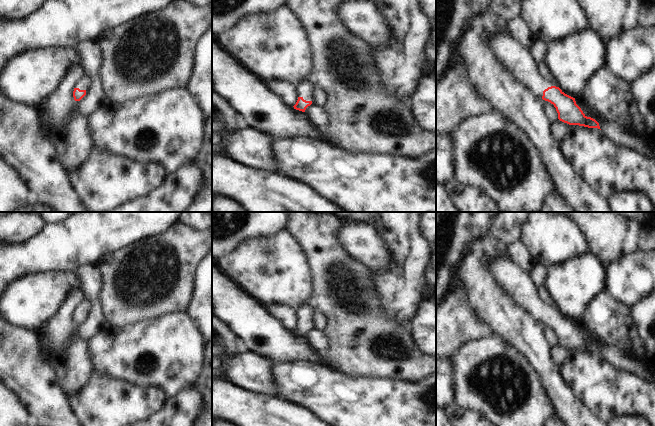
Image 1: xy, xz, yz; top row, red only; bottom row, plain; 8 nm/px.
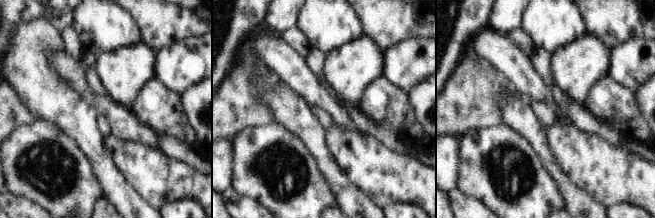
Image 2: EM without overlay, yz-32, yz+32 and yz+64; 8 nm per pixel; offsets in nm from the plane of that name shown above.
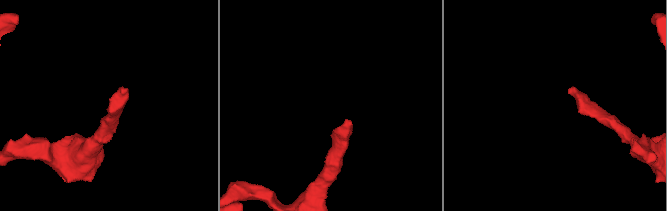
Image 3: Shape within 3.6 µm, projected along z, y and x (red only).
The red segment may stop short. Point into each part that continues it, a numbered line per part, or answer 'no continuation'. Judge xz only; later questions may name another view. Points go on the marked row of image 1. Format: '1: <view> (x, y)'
1: xz (304, 89)

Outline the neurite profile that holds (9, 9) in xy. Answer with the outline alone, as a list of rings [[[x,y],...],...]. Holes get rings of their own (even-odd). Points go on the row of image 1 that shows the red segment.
[[[0,0],[0,21],[19,20],[39,9],[45,0]]]

